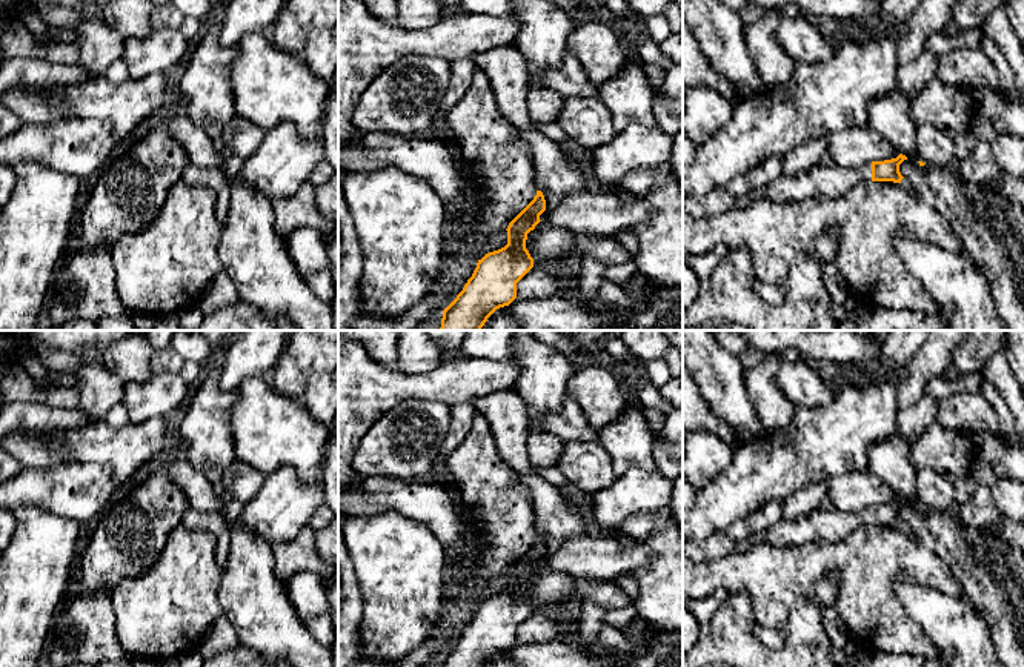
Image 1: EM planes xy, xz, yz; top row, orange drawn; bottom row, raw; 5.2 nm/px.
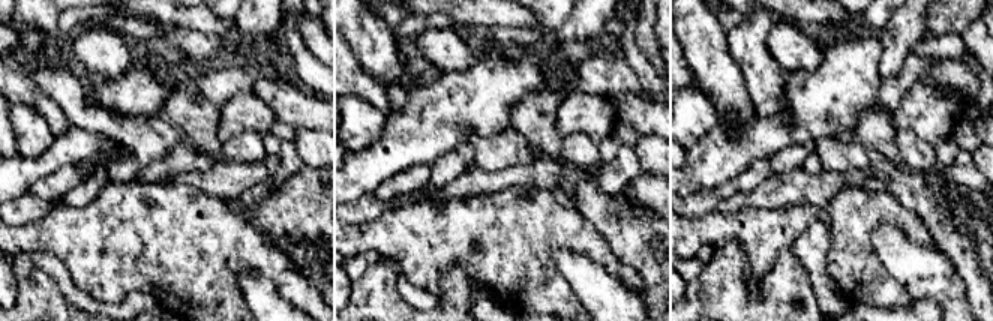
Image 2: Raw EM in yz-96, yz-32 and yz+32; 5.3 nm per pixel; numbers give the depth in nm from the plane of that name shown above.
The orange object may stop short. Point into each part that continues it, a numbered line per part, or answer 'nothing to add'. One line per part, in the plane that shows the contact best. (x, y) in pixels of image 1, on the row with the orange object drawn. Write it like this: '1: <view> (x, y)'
1: yz (834, 182)

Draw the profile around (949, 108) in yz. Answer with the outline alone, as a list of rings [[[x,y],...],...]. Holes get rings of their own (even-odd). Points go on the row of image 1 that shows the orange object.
[[[936,77],[910,103],[910,118],[916,128],[932,124],[950,138],[970,128],[973,114],[973,89],[946,85]]]

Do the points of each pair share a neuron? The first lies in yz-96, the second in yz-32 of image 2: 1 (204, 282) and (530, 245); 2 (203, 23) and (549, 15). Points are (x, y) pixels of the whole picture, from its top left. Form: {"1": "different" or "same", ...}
{"1": "same", "2": "different"}

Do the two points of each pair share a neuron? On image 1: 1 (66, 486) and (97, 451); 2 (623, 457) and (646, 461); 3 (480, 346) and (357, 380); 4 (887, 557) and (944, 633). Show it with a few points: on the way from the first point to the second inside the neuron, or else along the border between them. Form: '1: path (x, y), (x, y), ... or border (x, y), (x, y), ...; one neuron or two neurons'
1: border (71, 461), (106, 464), (119, 481); two neurons
2: path (629, 457), (640, 457); one neuron
3: border (458, 354), (492, 358), (495, 361); two neurons
4: border (892, 578), (907, 574), (934, 587); two neurons

